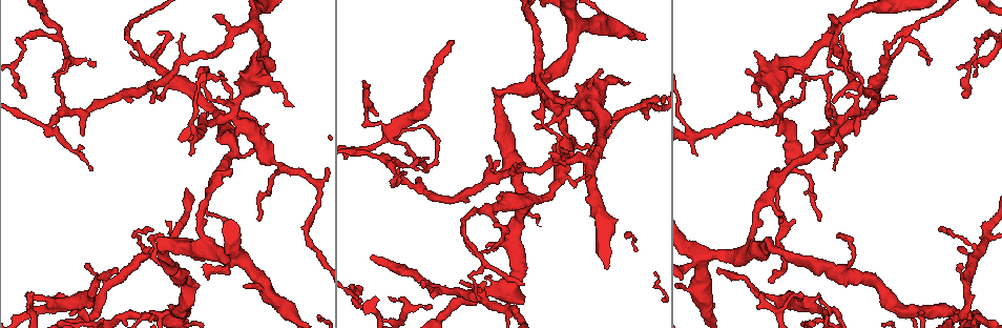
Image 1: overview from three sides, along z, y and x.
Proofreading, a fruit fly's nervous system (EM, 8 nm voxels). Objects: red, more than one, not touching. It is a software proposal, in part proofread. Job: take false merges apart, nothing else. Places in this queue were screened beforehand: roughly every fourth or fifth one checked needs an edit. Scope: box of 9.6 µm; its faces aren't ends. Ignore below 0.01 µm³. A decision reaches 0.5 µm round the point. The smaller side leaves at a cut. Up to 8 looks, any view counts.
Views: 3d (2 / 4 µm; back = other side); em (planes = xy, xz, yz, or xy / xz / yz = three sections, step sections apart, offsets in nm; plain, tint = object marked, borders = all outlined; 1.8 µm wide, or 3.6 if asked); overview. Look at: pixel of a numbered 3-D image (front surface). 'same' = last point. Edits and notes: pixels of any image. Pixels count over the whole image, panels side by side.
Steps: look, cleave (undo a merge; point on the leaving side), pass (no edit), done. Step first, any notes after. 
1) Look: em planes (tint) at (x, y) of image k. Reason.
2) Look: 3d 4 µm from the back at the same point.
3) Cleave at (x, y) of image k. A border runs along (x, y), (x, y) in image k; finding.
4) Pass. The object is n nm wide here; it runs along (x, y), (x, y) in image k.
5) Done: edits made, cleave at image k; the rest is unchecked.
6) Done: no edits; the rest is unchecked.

Look: 3d 2 µm at (240, 255) of image 1. Four or more arms meet.

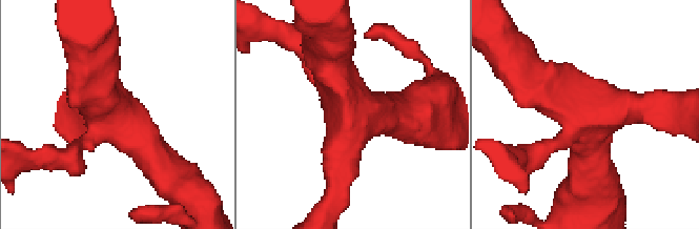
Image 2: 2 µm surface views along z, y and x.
Look: em planes (tint) at (603, 115) of image 2. 4 arms meet here; need the tissue.

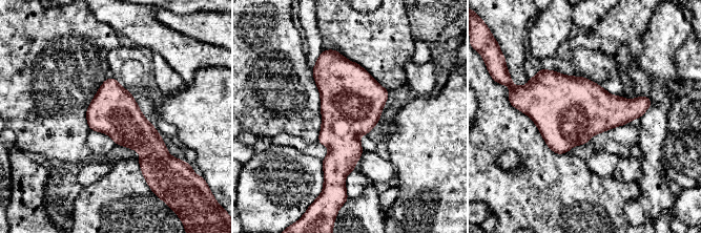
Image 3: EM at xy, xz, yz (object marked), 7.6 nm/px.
Pass. One neuron here.

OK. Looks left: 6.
Look: 3d 4 µm from the back at (203, 240) of image 1. Three-way junction.

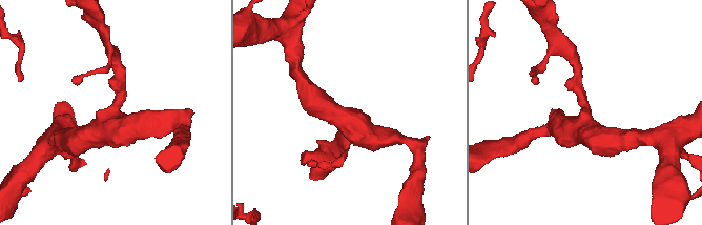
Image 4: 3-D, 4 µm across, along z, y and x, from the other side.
Look: em xz step 4 (tint) at (584, 112) of image 4. Now the EM.

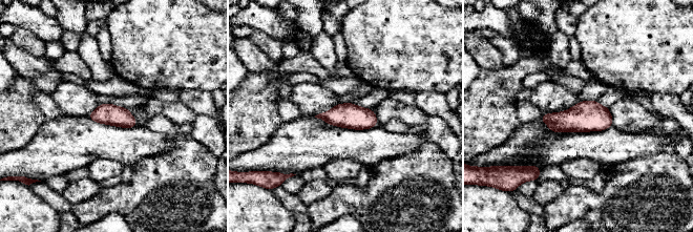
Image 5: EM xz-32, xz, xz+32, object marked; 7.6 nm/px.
Look: em planes (tint) at the same point.

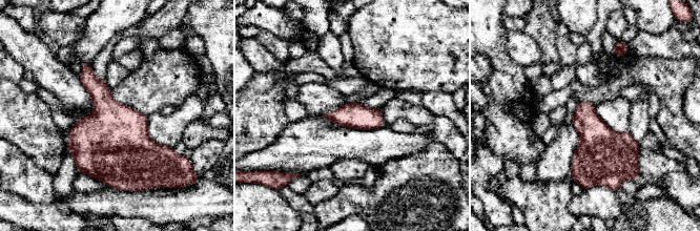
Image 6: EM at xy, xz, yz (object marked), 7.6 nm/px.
Pass. The object is 190 nm wide here; all the same neuron.

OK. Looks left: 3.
Look: 3d 2 µm at (808, 303) of image 1. Four-way junction.

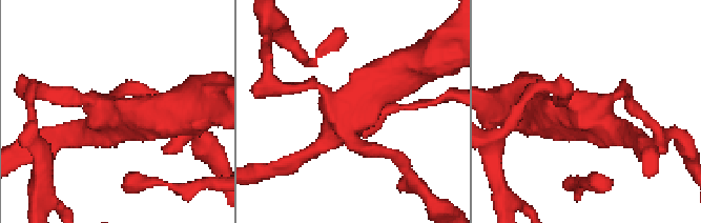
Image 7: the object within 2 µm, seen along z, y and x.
Look: em planes (tint) at (584, 117) of image 7. 4 arms meet here; now the EM.

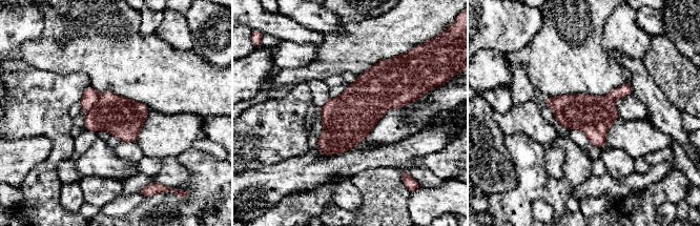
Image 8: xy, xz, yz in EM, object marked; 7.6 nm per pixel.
Cleave at (90, 96) of image 8. A border runs along (100, 94), (97, 101), (86, 110) in image 8; a second neuron is stuck on.

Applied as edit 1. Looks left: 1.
Done: edits made, cleave at image 8; the rest is unchecked.

